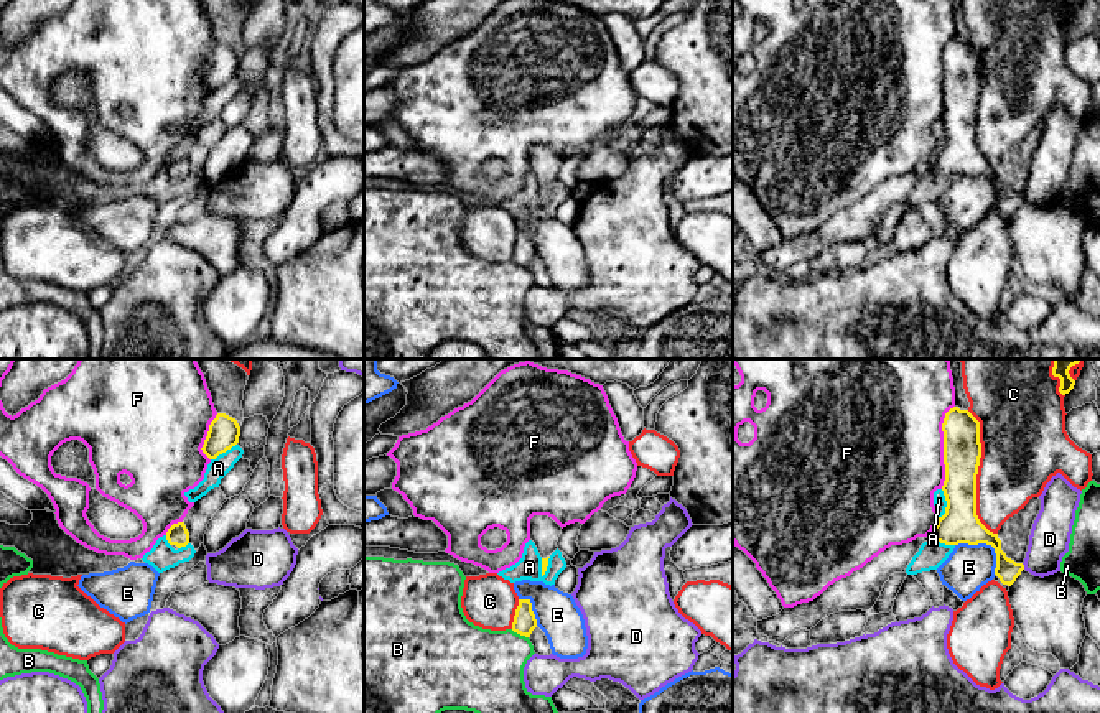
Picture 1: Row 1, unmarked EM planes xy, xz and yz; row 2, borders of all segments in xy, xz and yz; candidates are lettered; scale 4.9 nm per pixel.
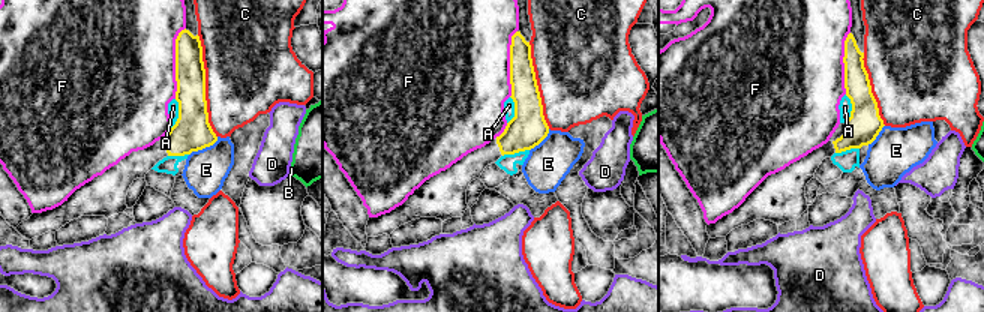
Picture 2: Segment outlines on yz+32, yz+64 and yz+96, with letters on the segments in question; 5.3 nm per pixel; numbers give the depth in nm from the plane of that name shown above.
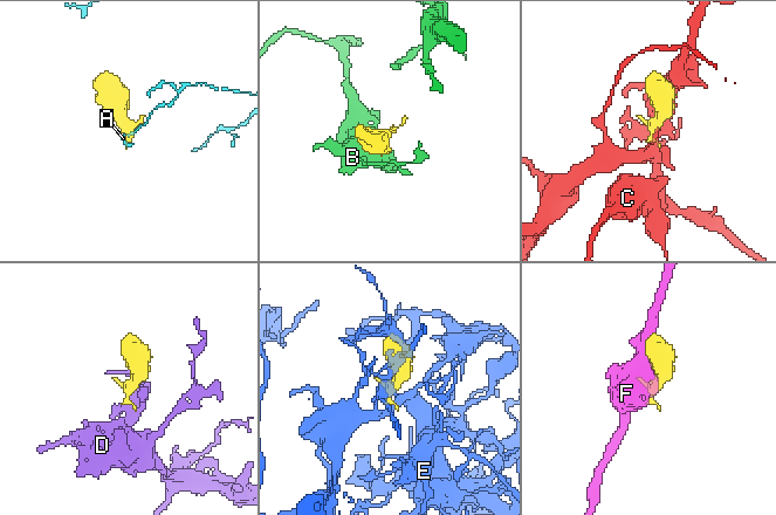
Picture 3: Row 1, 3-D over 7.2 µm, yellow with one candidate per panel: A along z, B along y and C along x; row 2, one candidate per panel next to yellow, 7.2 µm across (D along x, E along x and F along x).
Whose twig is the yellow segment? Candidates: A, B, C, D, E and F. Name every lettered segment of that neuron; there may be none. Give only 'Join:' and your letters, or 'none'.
Join: none

